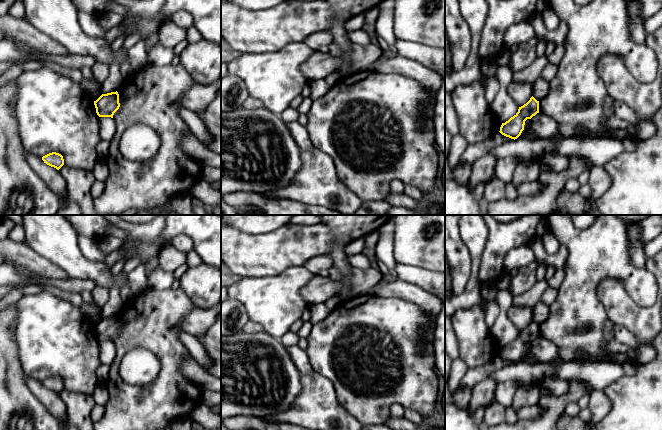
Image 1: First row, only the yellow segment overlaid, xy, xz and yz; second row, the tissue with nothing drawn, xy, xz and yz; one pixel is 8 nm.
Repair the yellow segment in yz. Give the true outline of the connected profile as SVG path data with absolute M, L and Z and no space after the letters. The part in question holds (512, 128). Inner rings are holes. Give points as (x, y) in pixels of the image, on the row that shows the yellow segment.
M533 96L530 100L519 107L518 112L500 127L500 133L511 139L517 139L524 130L525 121L539 113L539 101Z

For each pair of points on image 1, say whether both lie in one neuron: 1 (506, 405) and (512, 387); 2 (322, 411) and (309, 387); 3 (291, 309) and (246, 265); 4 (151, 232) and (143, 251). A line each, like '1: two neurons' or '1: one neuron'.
1: one neuron
2: one neuron
3: two neurons
4: one neuron

